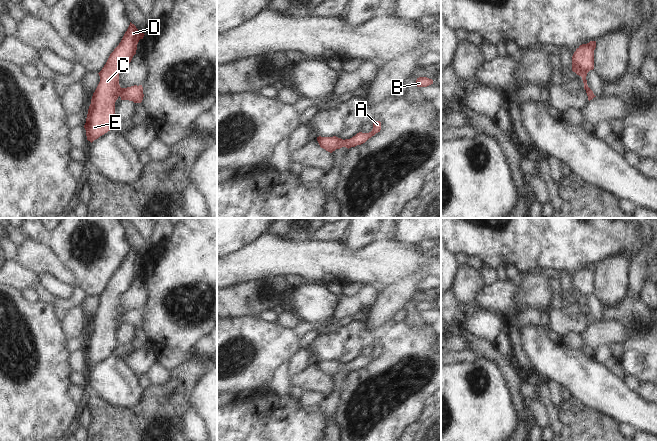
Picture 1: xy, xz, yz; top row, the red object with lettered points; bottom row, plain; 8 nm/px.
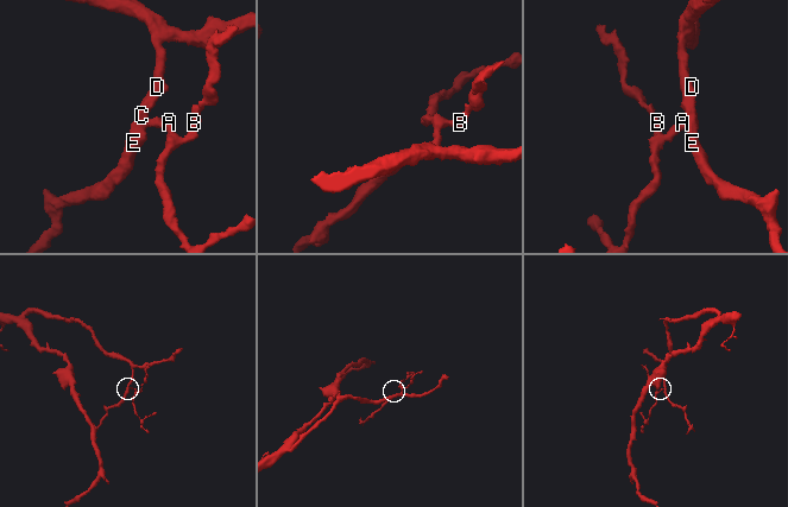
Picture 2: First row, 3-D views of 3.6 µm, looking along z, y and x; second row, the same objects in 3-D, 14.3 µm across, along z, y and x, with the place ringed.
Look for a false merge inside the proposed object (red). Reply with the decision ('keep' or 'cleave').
keep

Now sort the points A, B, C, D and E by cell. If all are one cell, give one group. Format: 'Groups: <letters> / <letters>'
Groups: A B C D E

